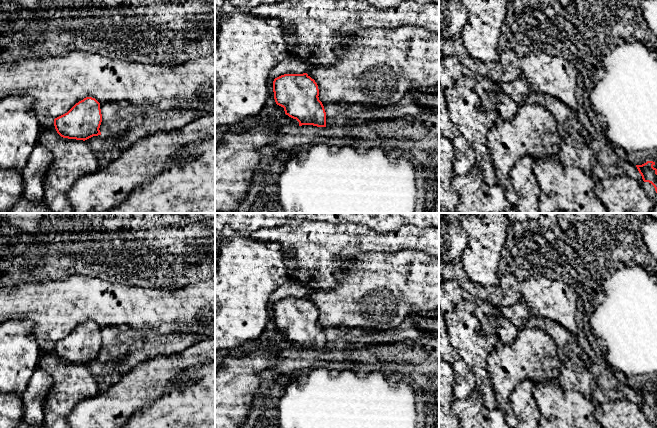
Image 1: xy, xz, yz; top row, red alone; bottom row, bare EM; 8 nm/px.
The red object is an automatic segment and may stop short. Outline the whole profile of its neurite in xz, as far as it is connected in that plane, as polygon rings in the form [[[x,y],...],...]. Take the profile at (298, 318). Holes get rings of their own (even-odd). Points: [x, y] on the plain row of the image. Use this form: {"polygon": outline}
{"polygon": [[[307,297],[284,298],[273,305],[274,323],[285,338],[296,343],[299,350],[326,351],[326,336],[319,324],[319,313]]]}

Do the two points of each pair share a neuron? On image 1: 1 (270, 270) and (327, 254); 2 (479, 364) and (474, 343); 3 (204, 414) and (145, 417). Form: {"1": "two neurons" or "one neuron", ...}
{"1": "two neurons", "2": "one neuron", "3": "one neuron"}

